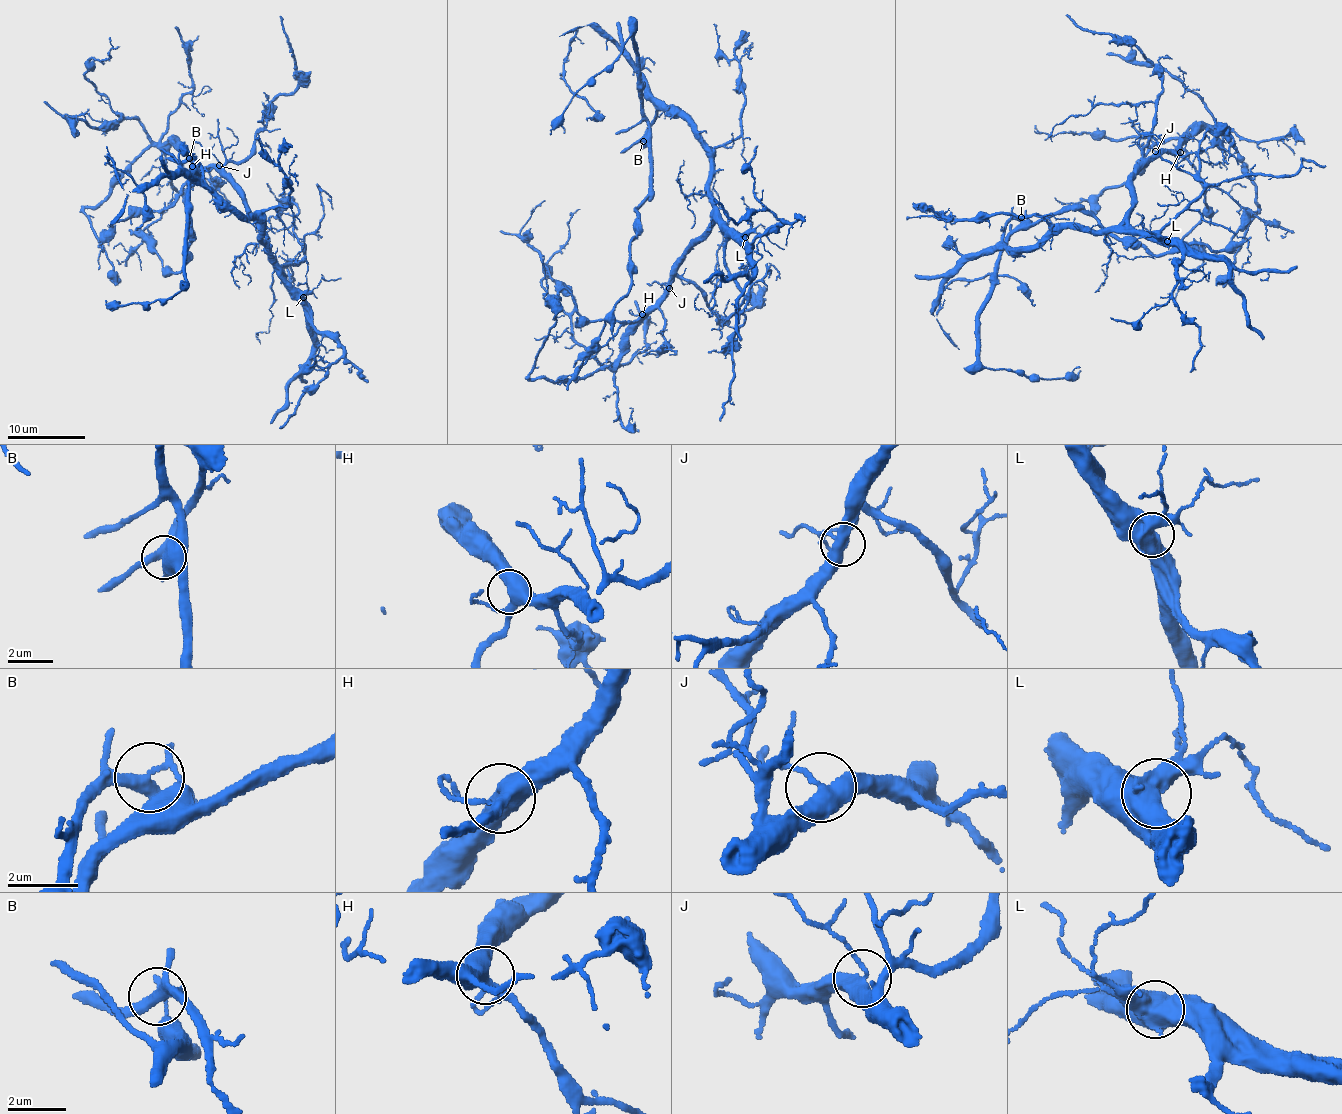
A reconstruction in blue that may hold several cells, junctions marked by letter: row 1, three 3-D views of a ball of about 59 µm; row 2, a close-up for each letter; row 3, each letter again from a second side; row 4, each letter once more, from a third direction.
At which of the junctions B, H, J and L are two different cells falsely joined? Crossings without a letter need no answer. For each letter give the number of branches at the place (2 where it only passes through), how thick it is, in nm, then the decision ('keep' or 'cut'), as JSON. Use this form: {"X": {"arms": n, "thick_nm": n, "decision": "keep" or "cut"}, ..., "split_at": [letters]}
{"B": {"arms": 4, "thick_nm": 280, "decision": "cut"}, "H": {"arms": 4, "thick_nm": 480, "decision": "keep"}, "J": {"arms": 3, "thick_nm": 400, "decision": "keep"}, "L": {"arms": 2, "thick_nm": 600, "decision": "keep"}, "split_at": ["B"]}

